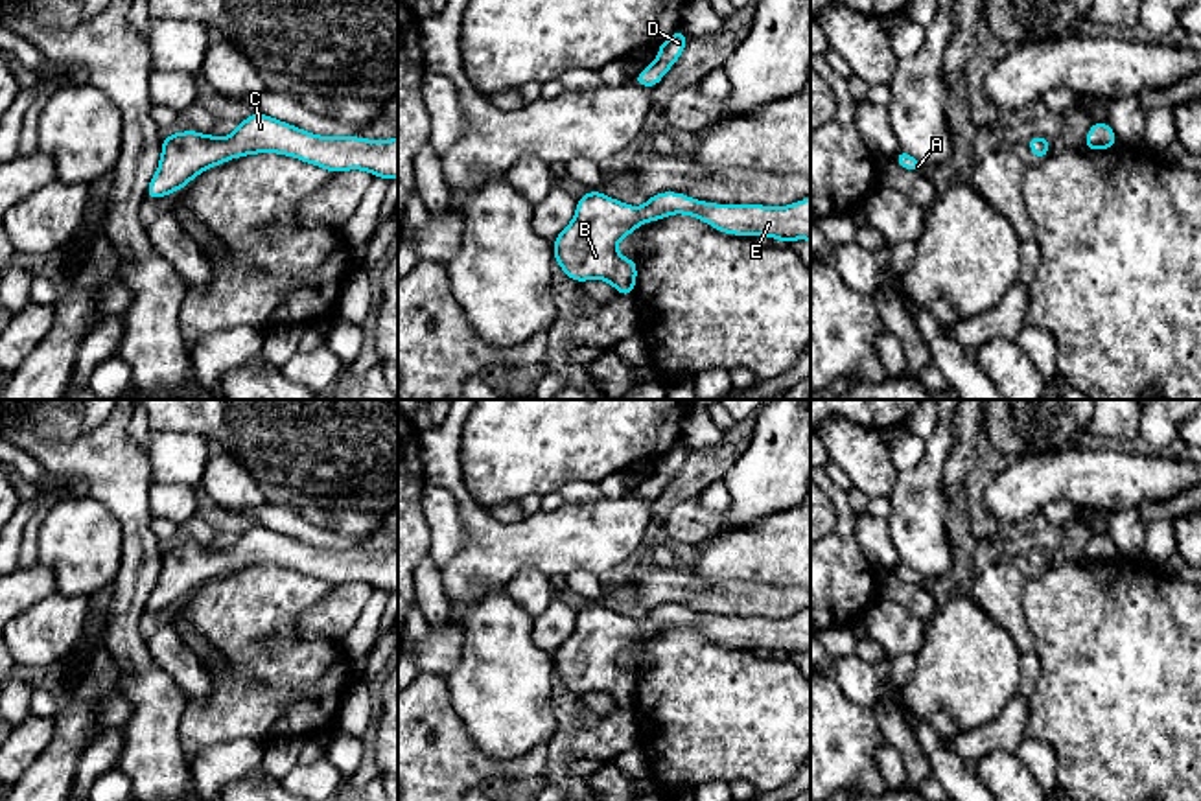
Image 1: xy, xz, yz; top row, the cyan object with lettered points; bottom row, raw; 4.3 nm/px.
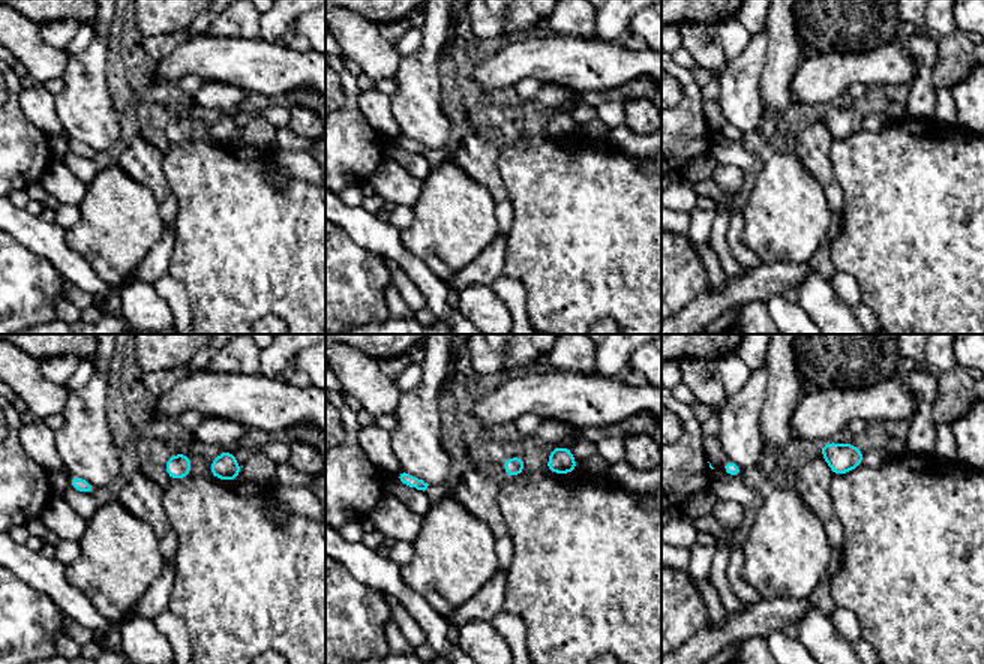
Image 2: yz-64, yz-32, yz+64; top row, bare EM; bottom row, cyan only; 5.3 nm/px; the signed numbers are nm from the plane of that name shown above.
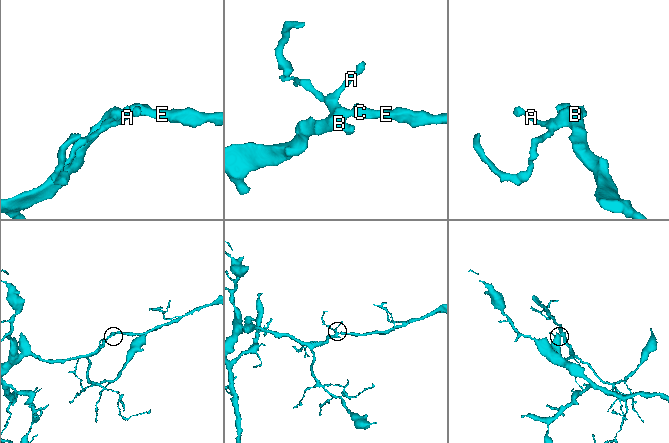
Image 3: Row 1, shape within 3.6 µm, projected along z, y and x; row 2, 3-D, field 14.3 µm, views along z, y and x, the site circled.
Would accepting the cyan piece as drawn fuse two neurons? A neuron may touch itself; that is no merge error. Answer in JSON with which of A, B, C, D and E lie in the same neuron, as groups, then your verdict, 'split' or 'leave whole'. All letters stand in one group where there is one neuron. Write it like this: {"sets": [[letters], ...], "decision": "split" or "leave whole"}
{"sets": [["A", "B", "C", "D", "E"]], "decision": "leave whole"}

